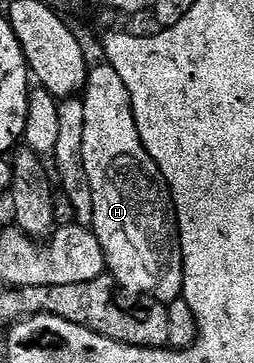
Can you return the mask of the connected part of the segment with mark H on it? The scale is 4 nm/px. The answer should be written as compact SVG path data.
M106 62L93 67L82 92L86 110L86 127L82 134L82 162L86 166L86 178L90 178L90 190L94 190L94 218L91 229L102 242L107 271L125 293L137 297L148 296L168 306L184 295L184 255L180 245L180 227L176 221L176 207L168 191L168 179L158 170L154 158L142 146L138 126L132 109L130 90L126 82Z

